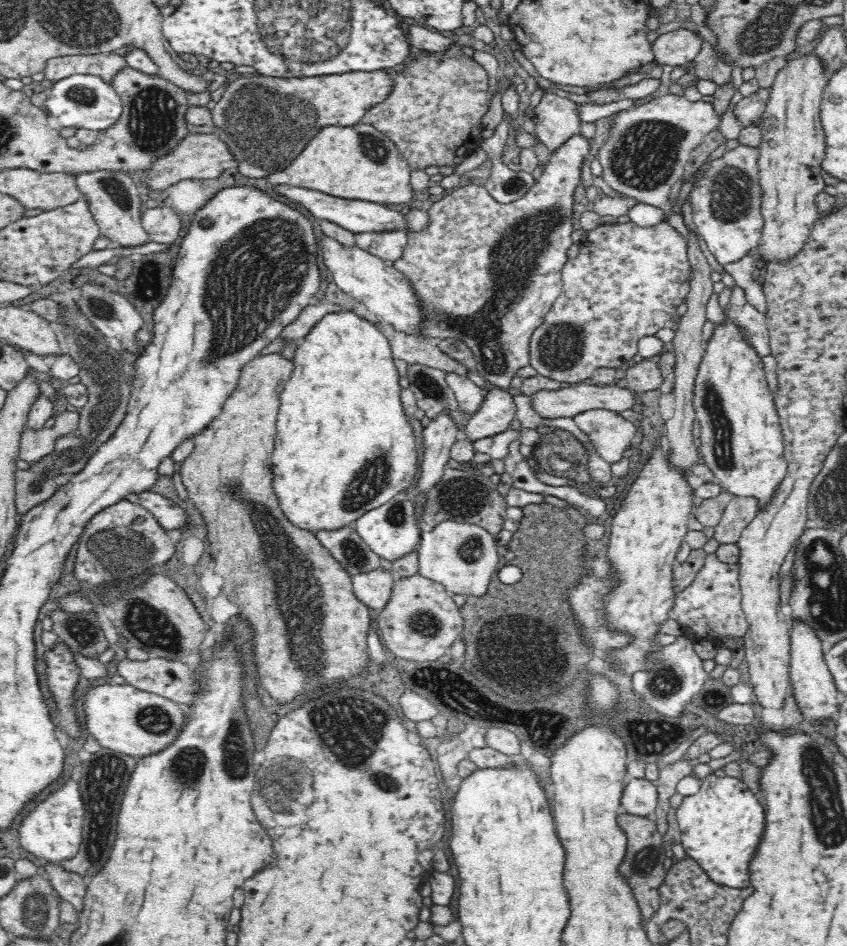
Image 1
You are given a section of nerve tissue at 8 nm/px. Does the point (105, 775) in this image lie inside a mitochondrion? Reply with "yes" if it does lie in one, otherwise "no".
yes

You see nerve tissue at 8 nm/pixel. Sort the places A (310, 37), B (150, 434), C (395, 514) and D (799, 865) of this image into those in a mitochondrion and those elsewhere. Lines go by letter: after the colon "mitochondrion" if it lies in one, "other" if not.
A: mitochondrion
B: other
C: mitochondrion
D: other

